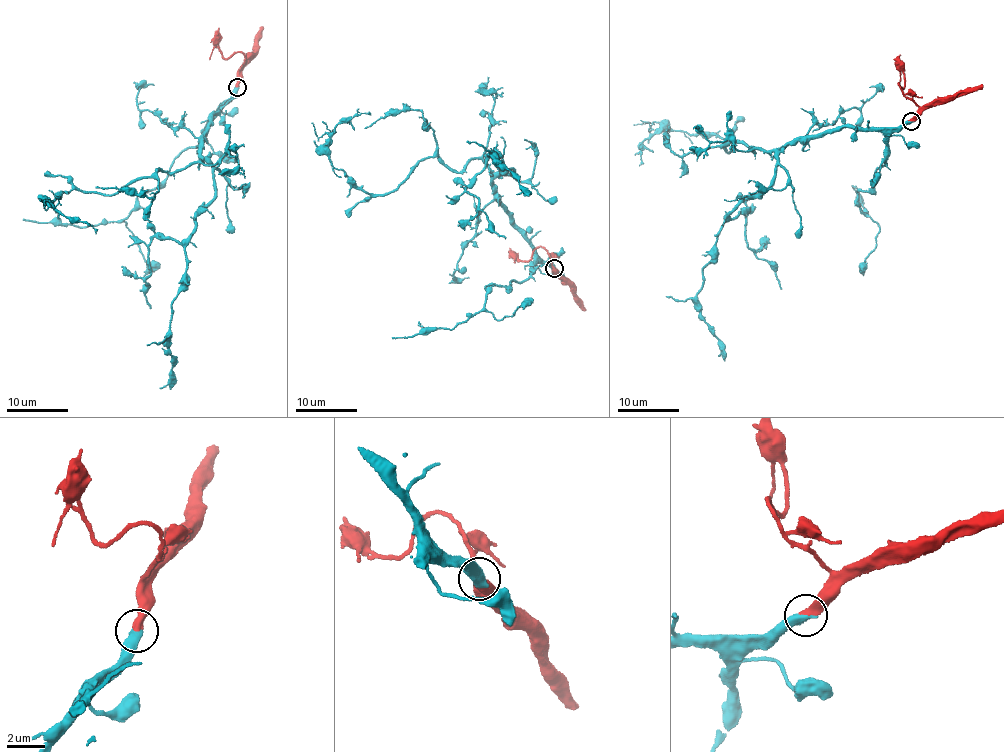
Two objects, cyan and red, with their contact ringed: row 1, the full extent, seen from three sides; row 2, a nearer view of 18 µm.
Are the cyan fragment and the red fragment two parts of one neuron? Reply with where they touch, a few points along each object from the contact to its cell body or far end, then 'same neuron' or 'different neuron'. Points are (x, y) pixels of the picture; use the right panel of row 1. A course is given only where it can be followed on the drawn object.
place (911, 121); course cyan (911, 121), (844, 127), (768, 151), (724, 140), (728, 152), (727, 136), (664, 131), (642, 143), (639, 165); course red (911, 120), (918, 107), (898, 85), (898, 83), (902, 88), (904, 85), (900, 54); same neuron

